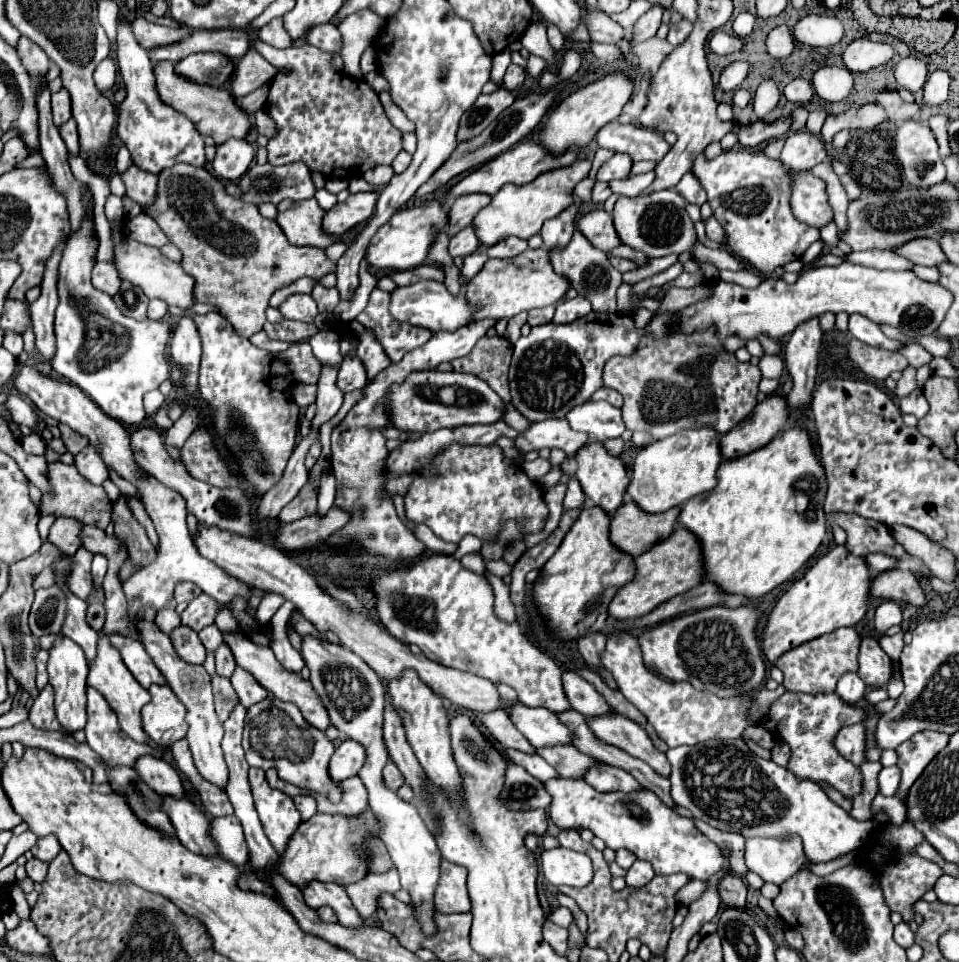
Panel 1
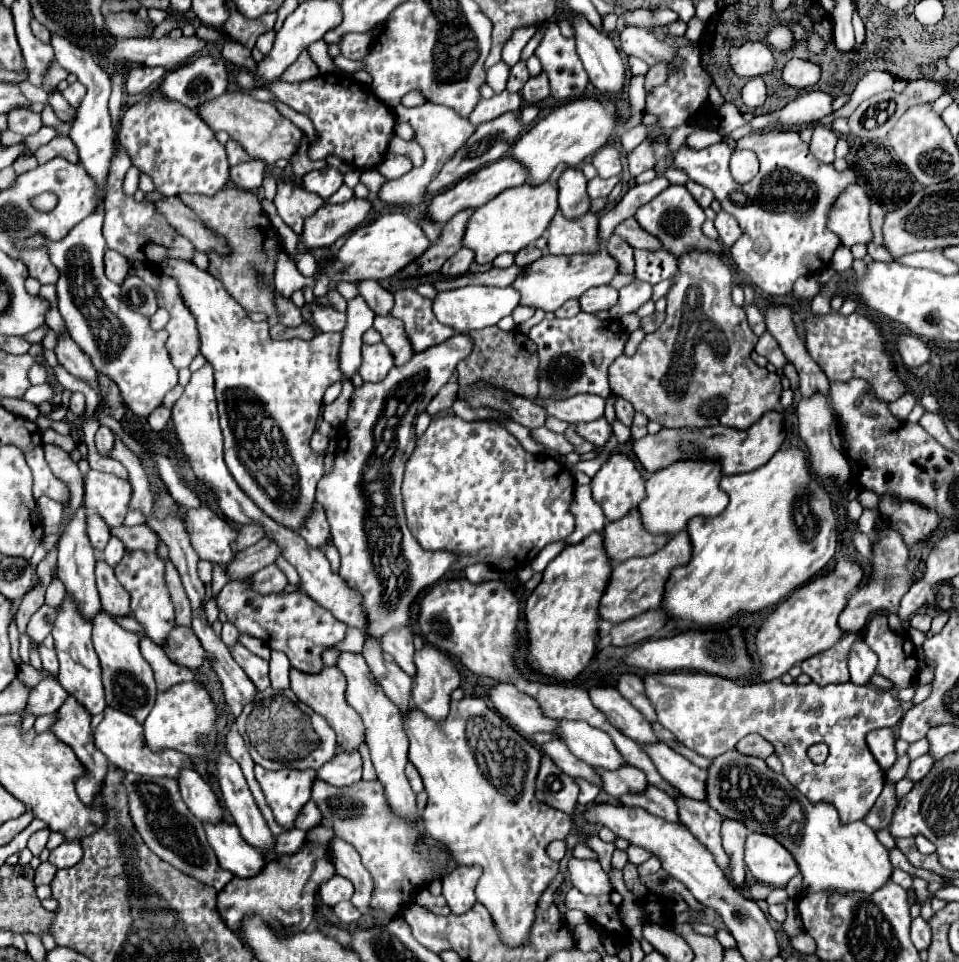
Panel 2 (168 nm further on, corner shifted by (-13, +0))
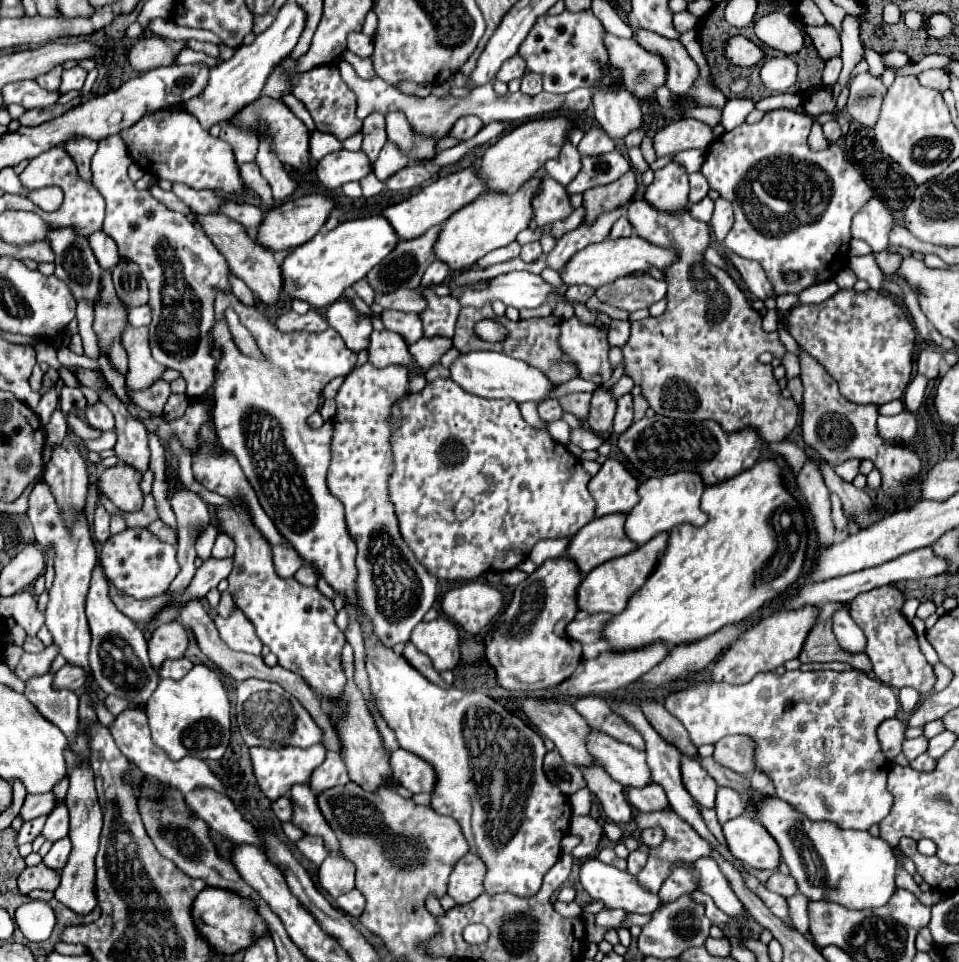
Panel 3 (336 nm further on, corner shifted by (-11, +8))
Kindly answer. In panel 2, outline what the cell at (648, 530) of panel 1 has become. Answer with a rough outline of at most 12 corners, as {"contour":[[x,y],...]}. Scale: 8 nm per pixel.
{"contour":[[637,510],[607,522],[611,564],[655,554],[669,538],[641,526]]}

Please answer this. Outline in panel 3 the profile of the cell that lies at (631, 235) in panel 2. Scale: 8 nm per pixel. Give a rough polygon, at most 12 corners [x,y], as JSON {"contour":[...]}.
{"contour":[[633,200],[643,240],[675,250],[667,308],[631,322],[625,376],[669,418],[781,442],[781,396],[711,230]]}

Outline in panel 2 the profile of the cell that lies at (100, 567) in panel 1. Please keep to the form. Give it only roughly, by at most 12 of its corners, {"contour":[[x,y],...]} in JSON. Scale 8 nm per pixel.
{"contour":[[111,536],[103,550],[103,560],[109,566],[123,558],[125,546]]}

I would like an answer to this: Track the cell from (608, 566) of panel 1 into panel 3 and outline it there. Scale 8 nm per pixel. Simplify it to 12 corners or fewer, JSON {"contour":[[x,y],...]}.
{"contour":[[545,560],[485,636],[503,688],[557,686],[583,662],[565,634],[583,574]]}

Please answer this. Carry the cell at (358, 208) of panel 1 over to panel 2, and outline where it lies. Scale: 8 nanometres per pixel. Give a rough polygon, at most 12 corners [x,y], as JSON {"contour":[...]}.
{"contour":[[369,200],[325,202],[307,222],[299,244],[329,248],[355,230]]}

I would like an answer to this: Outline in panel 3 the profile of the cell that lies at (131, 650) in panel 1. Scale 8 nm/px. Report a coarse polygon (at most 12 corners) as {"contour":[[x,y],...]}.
{"contour":[[165,660],[161,678],[179,680],[191,668],[191,660]]}

